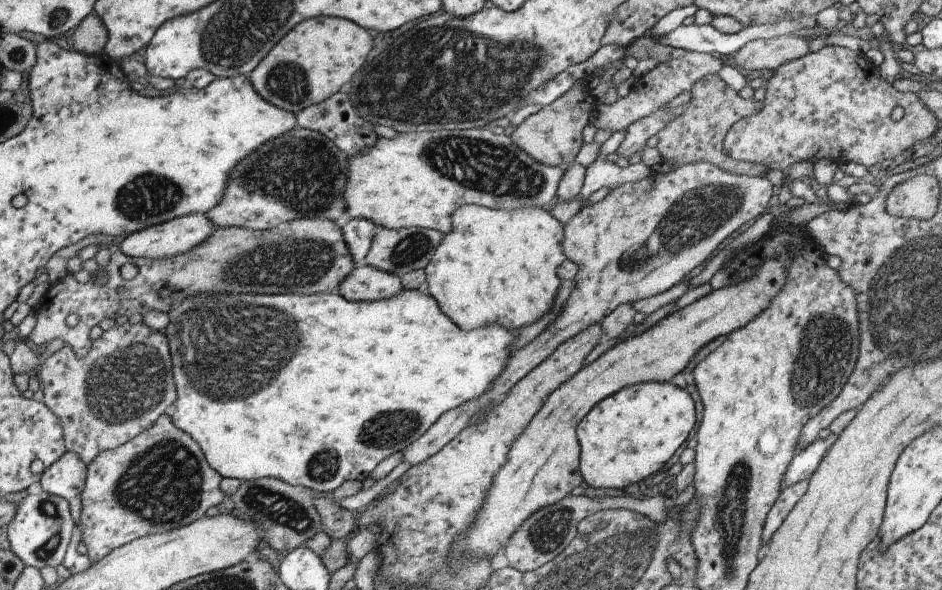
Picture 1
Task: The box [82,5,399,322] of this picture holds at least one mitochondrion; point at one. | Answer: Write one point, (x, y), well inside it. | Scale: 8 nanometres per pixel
(305, 175)

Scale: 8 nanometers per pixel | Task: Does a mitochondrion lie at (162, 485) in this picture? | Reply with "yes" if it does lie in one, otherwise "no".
yes

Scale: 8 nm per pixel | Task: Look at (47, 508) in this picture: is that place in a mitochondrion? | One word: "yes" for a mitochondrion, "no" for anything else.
yes

